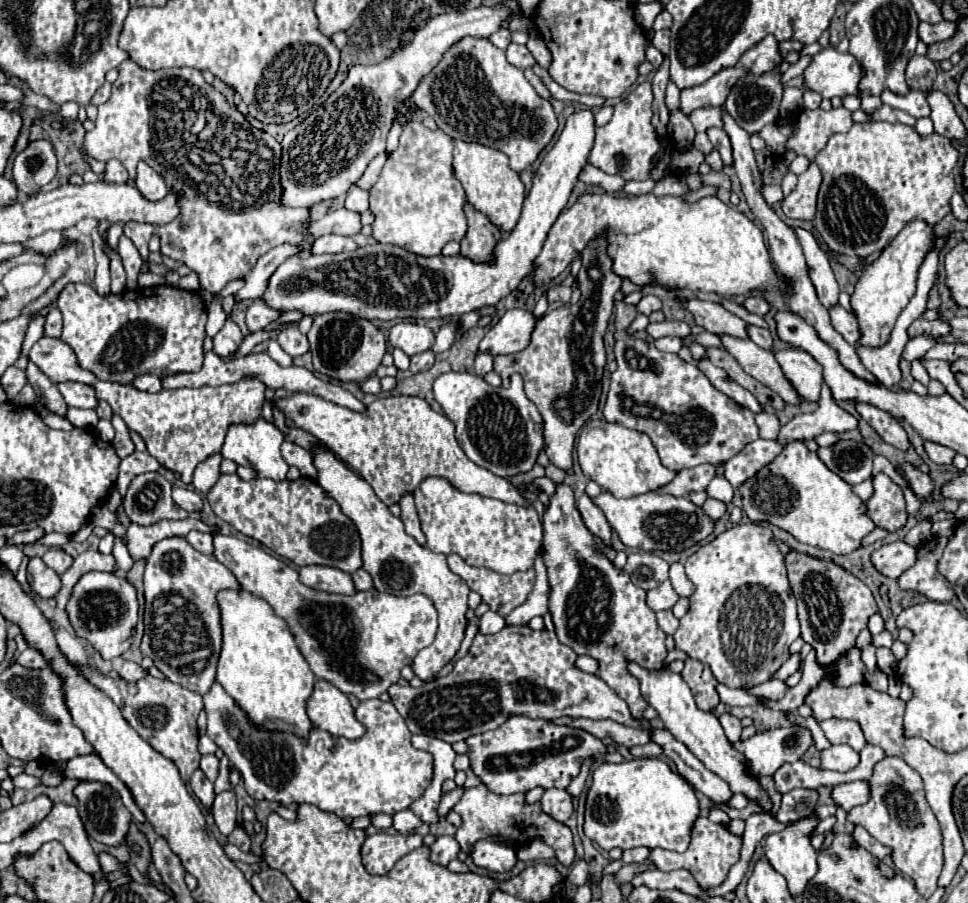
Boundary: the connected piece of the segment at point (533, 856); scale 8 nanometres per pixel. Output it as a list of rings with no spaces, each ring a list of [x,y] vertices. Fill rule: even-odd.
[[[530,840],[518,850],[518,858],[522,862],[534,862],[534,860],[550,860],[554,858],[554,850],[540,840]]]

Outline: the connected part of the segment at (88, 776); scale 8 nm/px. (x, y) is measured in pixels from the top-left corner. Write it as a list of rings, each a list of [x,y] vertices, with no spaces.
[[[88,754],[88,756],[76,756],[76,758],[72,758],[72,760],[66,764],[66,768],[64,768],[64,776],[66,776],[66,778],[76,778],[76,780],[98,780],[98,782],[102,782],[102,784],[112,786],[112,788],[120,794],[124,806],[126,806],[134,816],[138,816],[140,822],[144,822],[144,814],[142,814],[142,810],[136,806],[136,802],[134,802],[130,790],[126,788],[126,784],[124,784],[110,768],[106,768],[104,762],[102,762],[98,756]]]

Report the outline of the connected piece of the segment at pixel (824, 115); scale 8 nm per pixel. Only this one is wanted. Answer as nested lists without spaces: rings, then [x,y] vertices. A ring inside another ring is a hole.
[[[804,108],[792,118],[792,124],[794,132],[786,138],[786,150],[794,150],[812,160],[832,134],[848,132],[854,122],[852,112],[846,108],[832,108],[830,112],[824,112],[822,108]]]

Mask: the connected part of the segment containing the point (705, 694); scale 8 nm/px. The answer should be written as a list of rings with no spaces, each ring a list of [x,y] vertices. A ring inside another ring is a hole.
[[[688,658],[686,666],[682,670],[682,678],[690,686],[700,710],[708,712],[708,710],[714,710],[720,704],[720,698],[718,698],[718,692],[716,692],[718,680],[710,672],[710,668],[706,668],[706,664],[702,664],[700,660]]]

